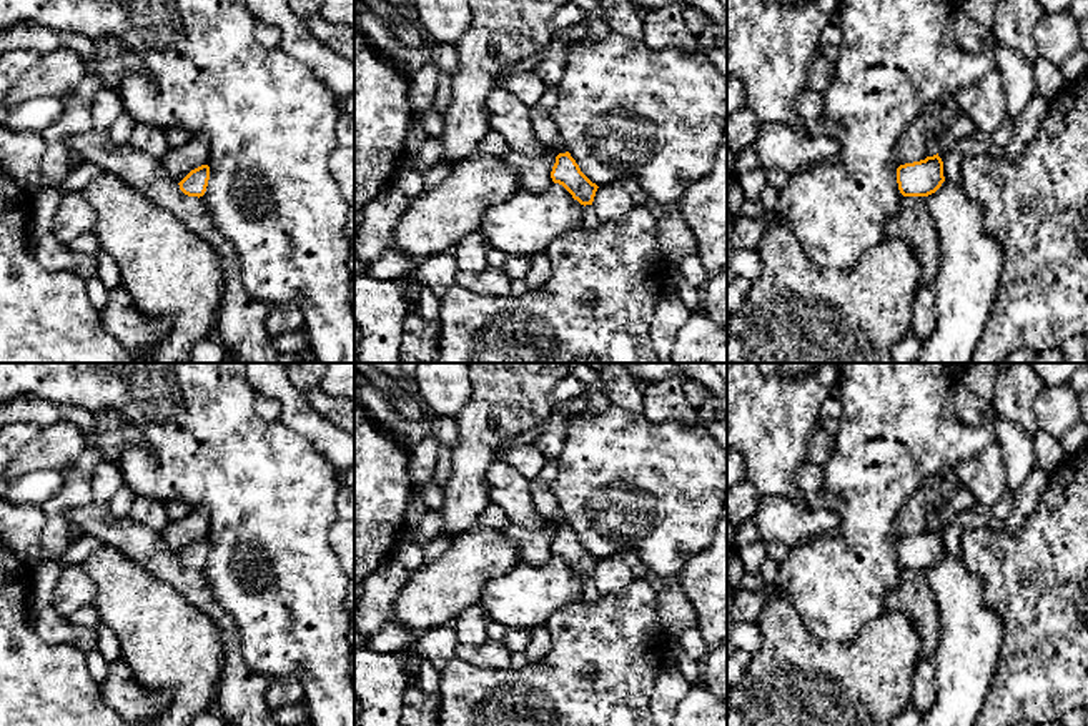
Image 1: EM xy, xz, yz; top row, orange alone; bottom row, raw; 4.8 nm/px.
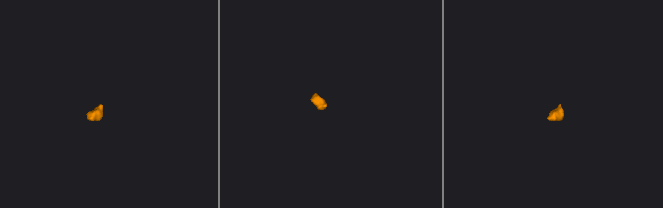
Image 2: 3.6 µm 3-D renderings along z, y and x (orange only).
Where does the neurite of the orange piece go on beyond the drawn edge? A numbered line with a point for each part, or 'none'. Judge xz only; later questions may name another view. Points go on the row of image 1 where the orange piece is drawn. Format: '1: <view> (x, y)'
1: xz (544, 127)

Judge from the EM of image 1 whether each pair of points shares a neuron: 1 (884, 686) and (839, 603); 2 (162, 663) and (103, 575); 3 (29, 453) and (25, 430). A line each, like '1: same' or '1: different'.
1: different
2: same
3: different

